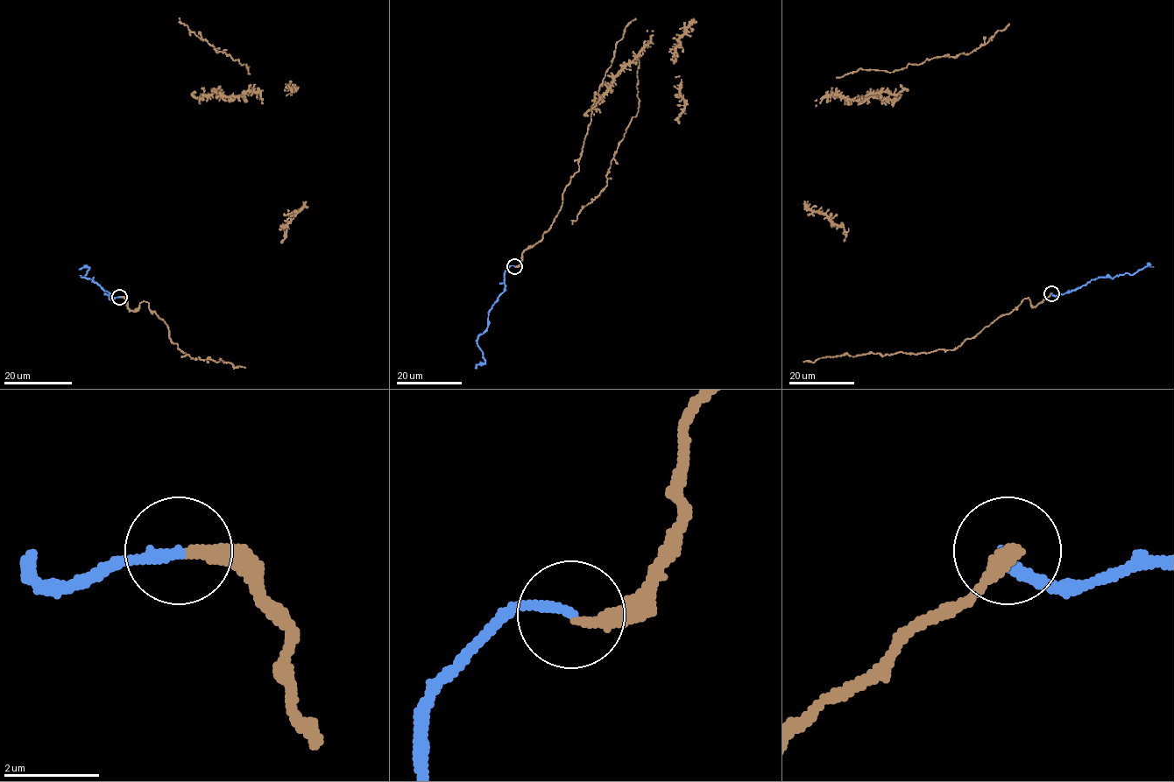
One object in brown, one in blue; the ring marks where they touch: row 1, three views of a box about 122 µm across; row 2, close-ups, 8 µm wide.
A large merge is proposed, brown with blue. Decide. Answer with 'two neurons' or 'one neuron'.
one neuron

